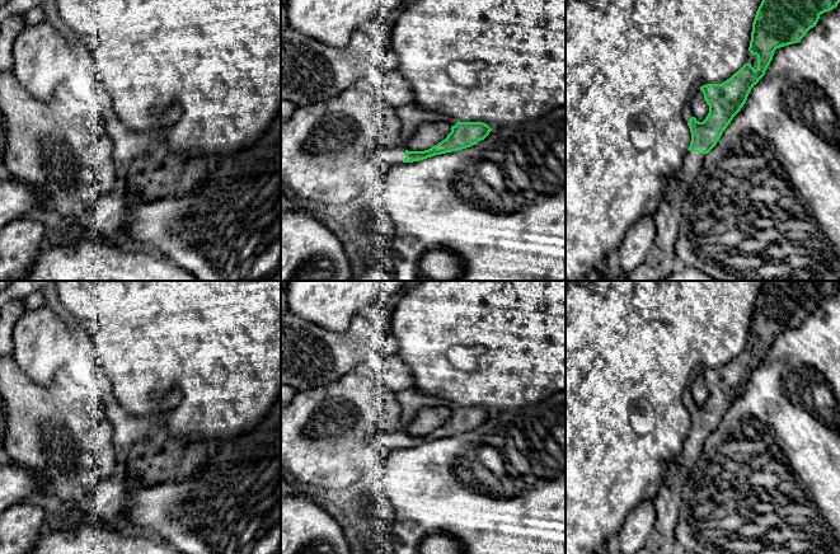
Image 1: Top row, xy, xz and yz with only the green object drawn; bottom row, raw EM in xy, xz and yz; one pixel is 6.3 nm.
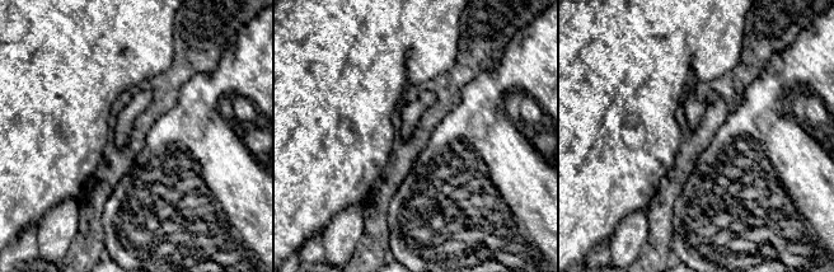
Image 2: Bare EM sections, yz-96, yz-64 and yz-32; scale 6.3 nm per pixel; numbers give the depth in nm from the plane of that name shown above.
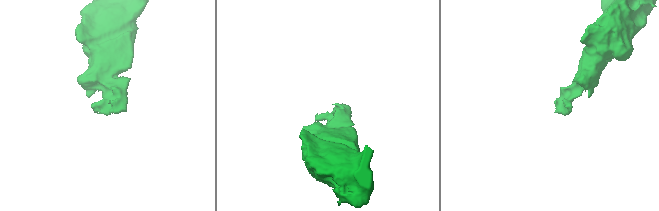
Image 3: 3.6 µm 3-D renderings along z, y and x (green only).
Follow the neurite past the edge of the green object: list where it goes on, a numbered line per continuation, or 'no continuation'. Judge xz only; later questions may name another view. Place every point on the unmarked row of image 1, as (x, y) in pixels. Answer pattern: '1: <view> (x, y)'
1: xz (412, 400)

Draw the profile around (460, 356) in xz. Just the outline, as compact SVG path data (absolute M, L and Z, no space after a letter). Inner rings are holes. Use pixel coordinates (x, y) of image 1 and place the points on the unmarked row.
M417 281L400 295L391 315L393 335L399 342L398 356L409 367L414 388L423 394L460 407L483 407L497 414L566 391L566 281Z

